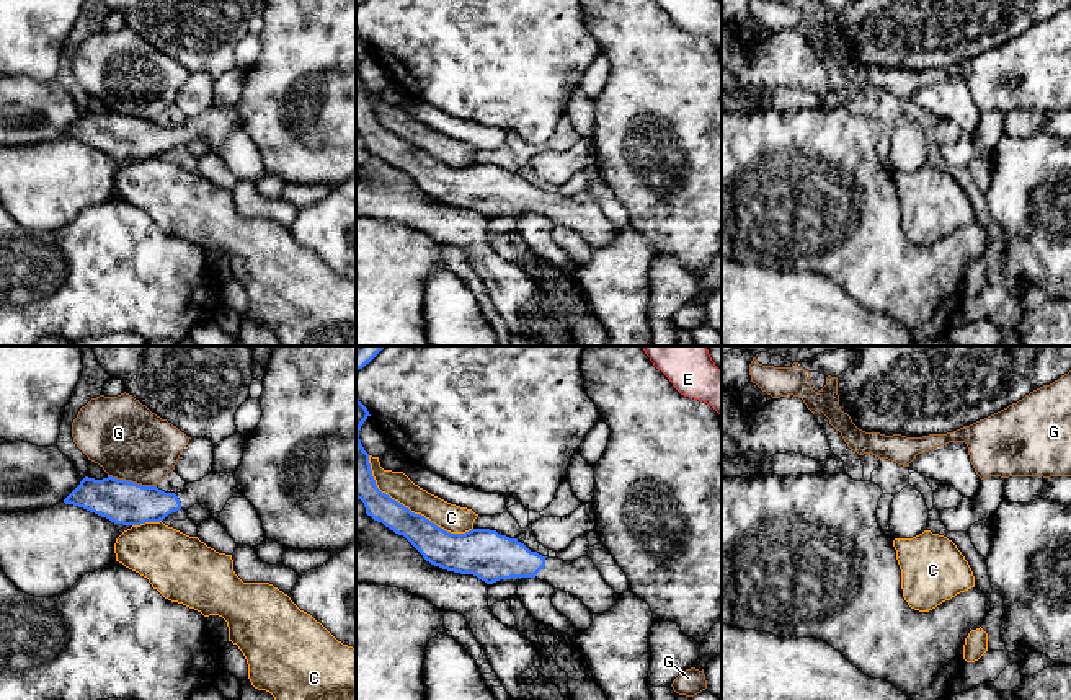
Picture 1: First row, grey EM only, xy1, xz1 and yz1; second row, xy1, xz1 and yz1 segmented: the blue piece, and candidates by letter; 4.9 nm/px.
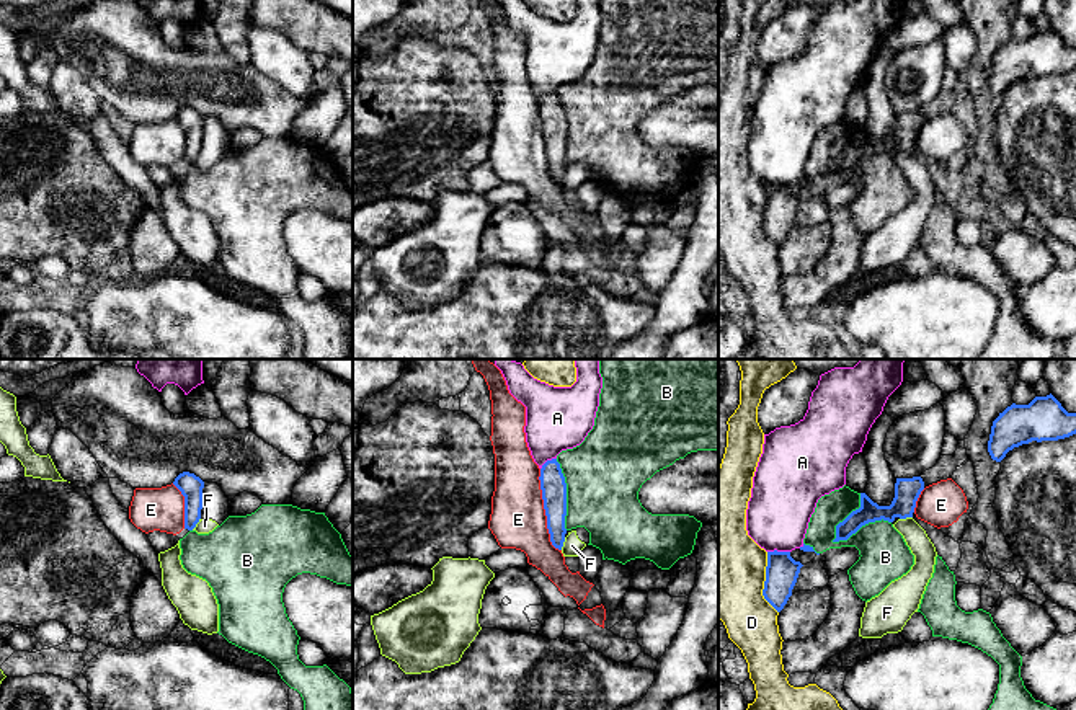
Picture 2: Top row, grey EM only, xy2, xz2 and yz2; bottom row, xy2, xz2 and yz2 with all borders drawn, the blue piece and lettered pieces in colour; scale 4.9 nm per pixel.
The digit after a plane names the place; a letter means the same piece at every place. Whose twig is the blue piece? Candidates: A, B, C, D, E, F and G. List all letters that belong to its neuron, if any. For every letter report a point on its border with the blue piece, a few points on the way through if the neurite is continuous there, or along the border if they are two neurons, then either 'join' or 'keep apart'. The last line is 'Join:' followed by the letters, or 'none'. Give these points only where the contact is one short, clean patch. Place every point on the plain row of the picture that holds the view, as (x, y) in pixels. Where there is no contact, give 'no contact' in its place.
A: yz2 (776, 185) | keep apart
B: yz2 (861, 160) | along yz2 (890, 155), (869, 155), (846, 173), (831, 175) | keep apart
C: xz1 (408, 144) | keep apart
D: yz2 (764, 217) | along yz2 (766, 186), (763, 232), (778, 247) | keep apart
E: xz2 (546, 146) | keep apart
F: xz2 (562, 178) | along xz2 (565, 172), (560, 183) | keep apart
G: xy1 (131, 116) | along xy1 (108, 110), (118, 115), (155, 121) | keep apart
Join: none

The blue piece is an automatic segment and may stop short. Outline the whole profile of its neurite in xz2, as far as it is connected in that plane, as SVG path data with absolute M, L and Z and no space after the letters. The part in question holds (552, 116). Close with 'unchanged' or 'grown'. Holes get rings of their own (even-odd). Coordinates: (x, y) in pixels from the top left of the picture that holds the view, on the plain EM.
M557 93L547 95L542 100L539 114L550 176L562 184L567 168L567 118Z; unchanged

